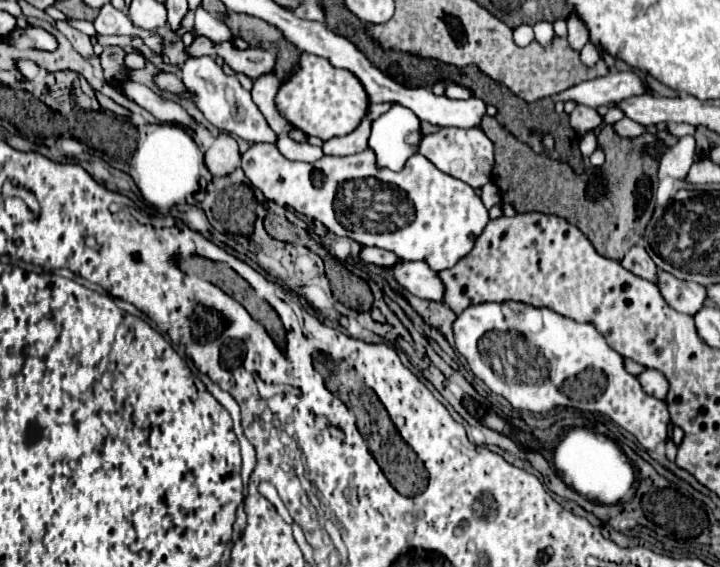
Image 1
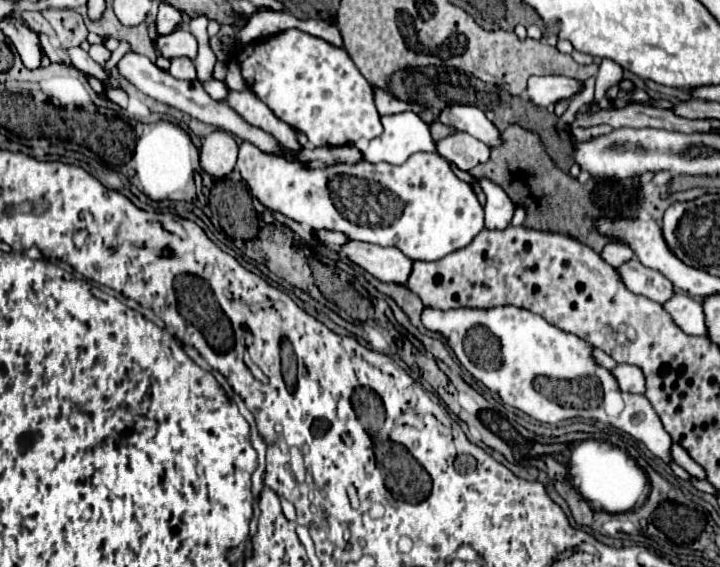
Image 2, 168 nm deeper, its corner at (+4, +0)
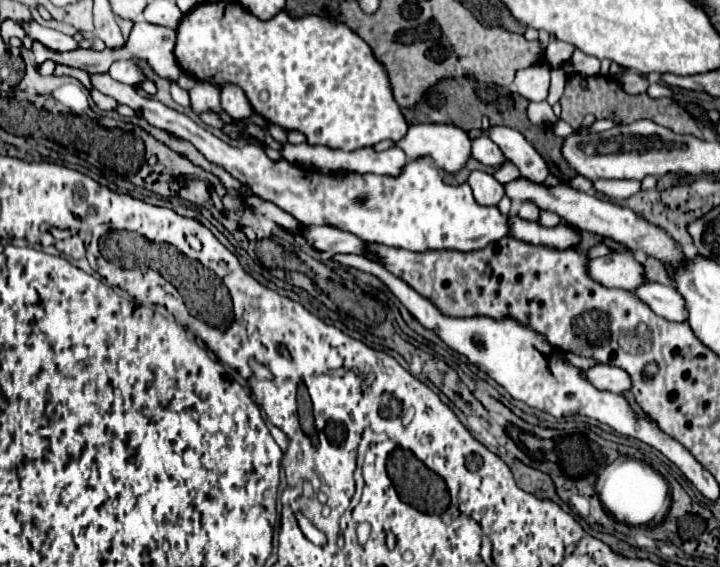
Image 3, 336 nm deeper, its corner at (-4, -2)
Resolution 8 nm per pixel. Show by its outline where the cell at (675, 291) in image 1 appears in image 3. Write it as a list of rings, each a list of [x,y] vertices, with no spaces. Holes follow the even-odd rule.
[[[611,252],[601,258],[589,258],[589,276],[601,286],[635,290],[643,280],[643,266],[629,252]]]

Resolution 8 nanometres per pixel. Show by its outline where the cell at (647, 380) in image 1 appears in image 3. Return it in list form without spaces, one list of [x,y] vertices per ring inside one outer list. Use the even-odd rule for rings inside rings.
[[[595,364],[591,368],[583,368],[581,376],[585,376],[595,388],[609,390],[609,392],[625,392],[631,388],[631,378],[617,366],[603,366]]]

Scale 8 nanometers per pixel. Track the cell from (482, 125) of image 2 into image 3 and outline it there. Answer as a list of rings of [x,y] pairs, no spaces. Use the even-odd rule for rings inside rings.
[[[493,126],[489,128],[489,136],[503,150],[507,160],[521,170],[523,178],[539,184],[545,182],[549,176],[549,166],[541,154],[523,138],[521,132],[507,126]]]

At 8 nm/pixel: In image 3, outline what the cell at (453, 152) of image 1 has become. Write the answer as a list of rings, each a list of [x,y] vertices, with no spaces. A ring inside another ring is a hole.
[[[483,117],[481,131],[479,138],[473,140],[473,158],[477,158],[481,164],[491,166],[491,168],[499,168],[503,164],[507,164],[505,154],[501,152],[501,148],[497,148],[497,144],[493,140],[489,140],[488,128],[490,126],[489,118]]]

